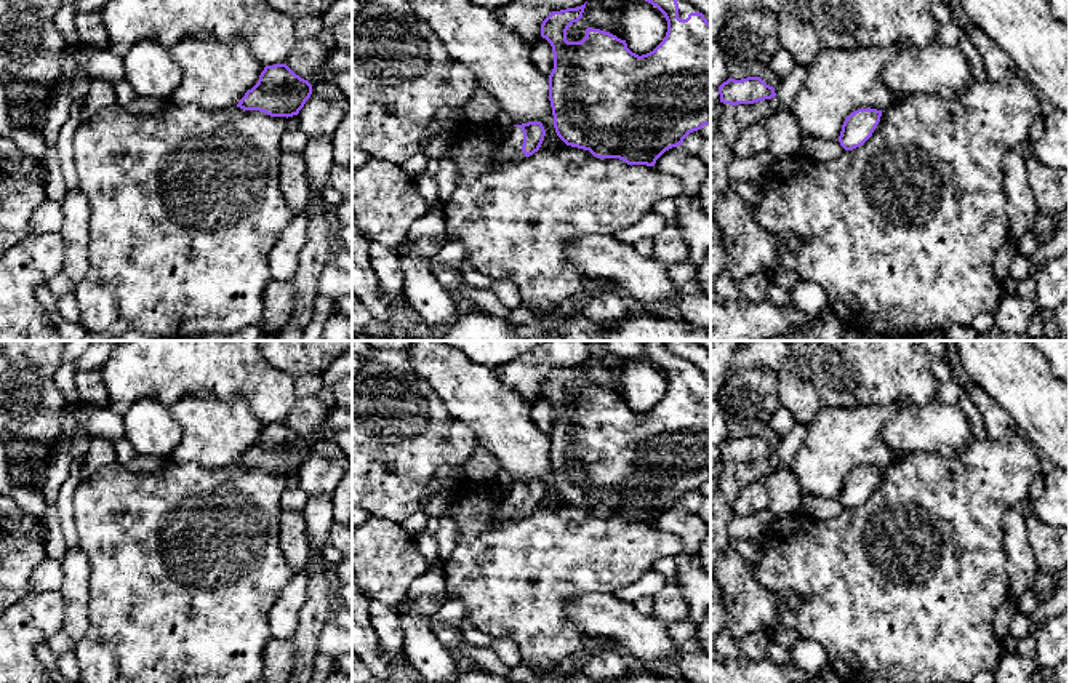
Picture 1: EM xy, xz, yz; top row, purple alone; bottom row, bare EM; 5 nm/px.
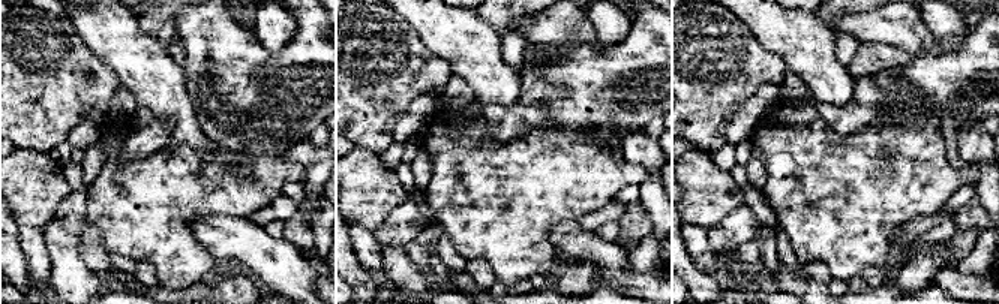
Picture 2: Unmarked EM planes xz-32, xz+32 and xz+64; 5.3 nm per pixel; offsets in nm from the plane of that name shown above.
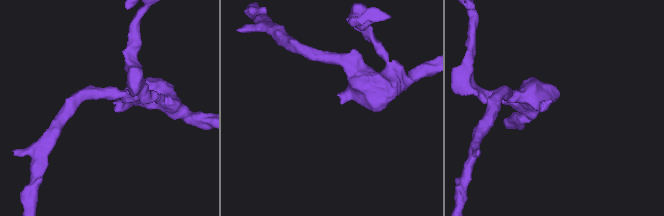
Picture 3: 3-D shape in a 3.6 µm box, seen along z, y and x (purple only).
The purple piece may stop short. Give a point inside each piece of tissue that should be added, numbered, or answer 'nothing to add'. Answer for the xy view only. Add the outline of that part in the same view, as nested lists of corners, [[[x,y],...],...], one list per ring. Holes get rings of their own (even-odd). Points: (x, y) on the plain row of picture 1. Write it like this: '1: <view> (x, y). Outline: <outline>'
nothing to add

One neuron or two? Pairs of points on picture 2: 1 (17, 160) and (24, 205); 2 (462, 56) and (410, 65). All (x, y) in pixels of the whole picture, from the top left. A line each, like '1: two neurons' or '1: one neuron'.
1: one neuron
2: two neurons

